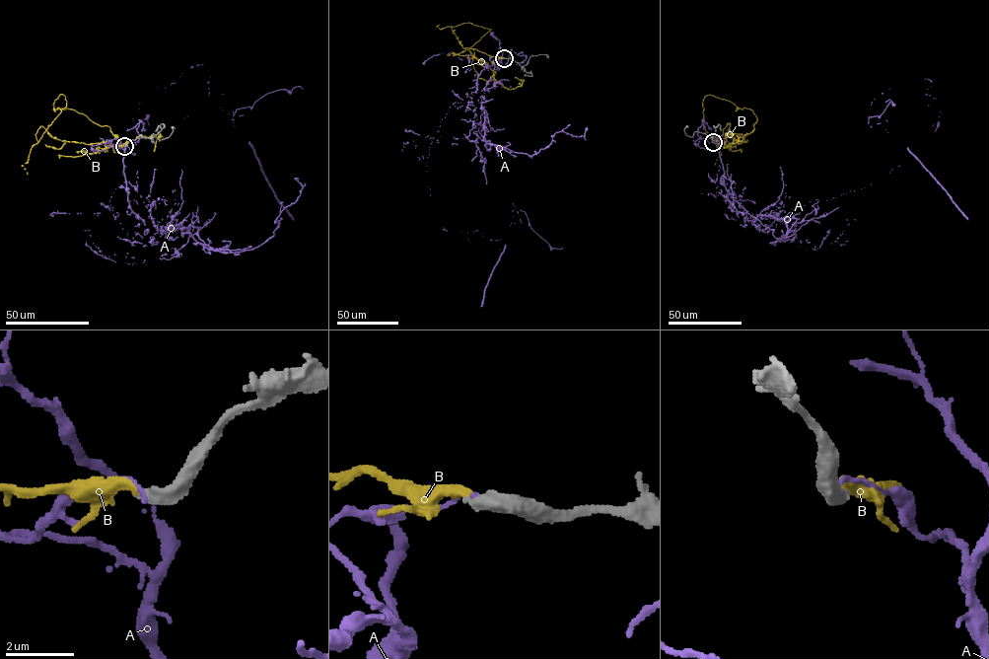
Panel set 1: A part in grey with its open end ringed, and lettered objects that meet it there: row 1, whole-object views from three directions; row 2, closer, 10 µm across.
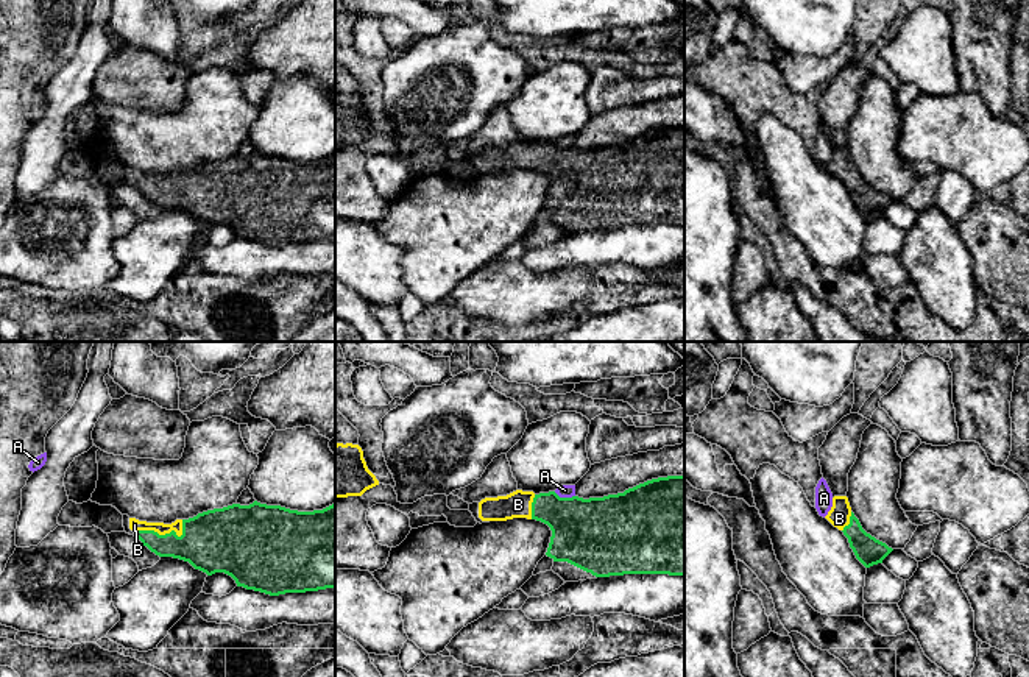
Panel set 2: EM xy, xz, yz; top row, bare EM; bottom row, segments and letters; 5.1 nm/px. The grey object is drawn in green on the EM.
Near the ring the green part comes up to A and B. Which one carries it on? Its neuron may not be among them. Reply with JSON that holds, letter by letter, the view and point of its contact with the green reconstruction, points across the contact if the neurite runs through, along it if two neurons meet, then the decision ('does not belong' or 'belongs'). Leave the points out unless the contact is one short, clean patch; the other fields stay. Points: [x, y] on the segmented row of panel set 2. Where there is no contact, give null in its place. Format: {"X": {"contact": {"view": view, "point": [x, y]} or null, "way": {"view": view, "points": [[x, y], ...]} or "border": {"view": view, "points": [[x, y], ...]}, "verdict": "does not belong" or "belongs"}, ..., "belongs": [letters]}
{"A": {"contact": {"view": "xz", "point": [565, 498]}, "border": {"view": "xz", "points": [[554, 492], [560, 496], [574, 496]]}, "verdict": "does not belong"}, "B": {"contact": {"view": "xy", "point": [166, 534]}, "way": {"view": "xy", "points": [[212, 542], [172, 540], [166, 534], [144, 531], [134, 524]]}, "verdict": "belongs"}, "belongs": ["B"]}

